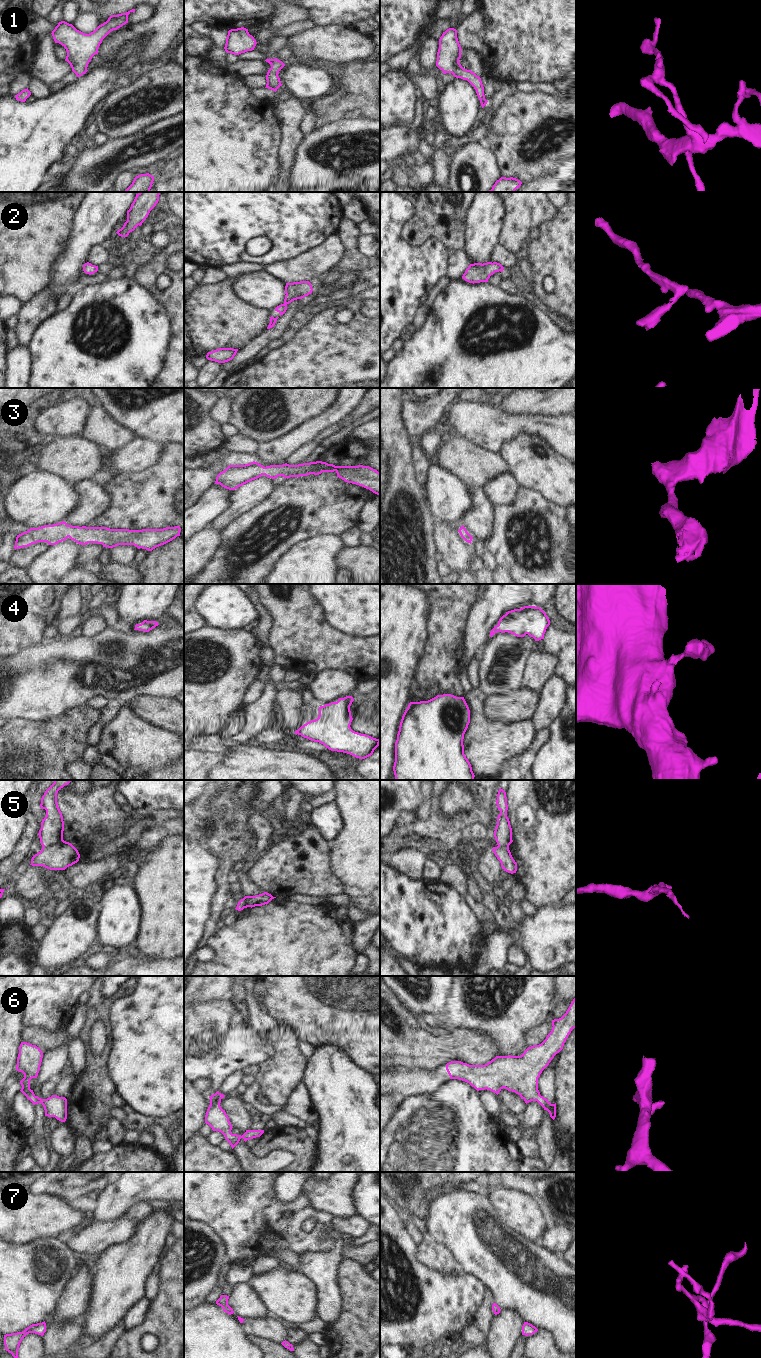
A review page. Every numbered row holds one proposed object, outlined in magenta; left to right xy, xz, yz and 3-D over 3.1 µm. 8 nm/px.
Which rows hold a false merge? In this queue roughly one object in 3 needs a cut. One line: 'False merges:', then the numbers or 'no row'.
False merges: 5

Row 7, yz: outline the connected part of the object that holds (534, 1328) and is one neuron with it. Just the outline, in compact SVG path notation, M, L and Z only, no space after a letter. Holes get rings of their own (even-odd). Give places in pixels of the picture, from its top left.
M524 1322L522 1326L522 1335L525 1335L525 1336L533 1335L537 1331L538 1329L535 1326L533 1326L528 1322Z

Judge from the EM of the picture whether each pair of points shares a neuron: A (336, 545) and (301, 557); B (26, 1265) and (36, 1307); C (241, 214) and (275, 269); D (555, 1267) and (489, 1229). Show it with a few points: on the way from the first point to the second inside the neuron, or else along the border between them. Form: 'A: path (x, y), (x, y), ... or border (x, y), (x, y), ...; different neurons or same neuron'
A: path (327, 547), (316, 557), (310, 557); same neuron
B: path (27, 1275), (27, 1291), (31, 1297); same neuron
C: border (294, 256), (264, 266); different neurons
D: path (539, 1267), (527, 1267), (505, 1245); same neuron

